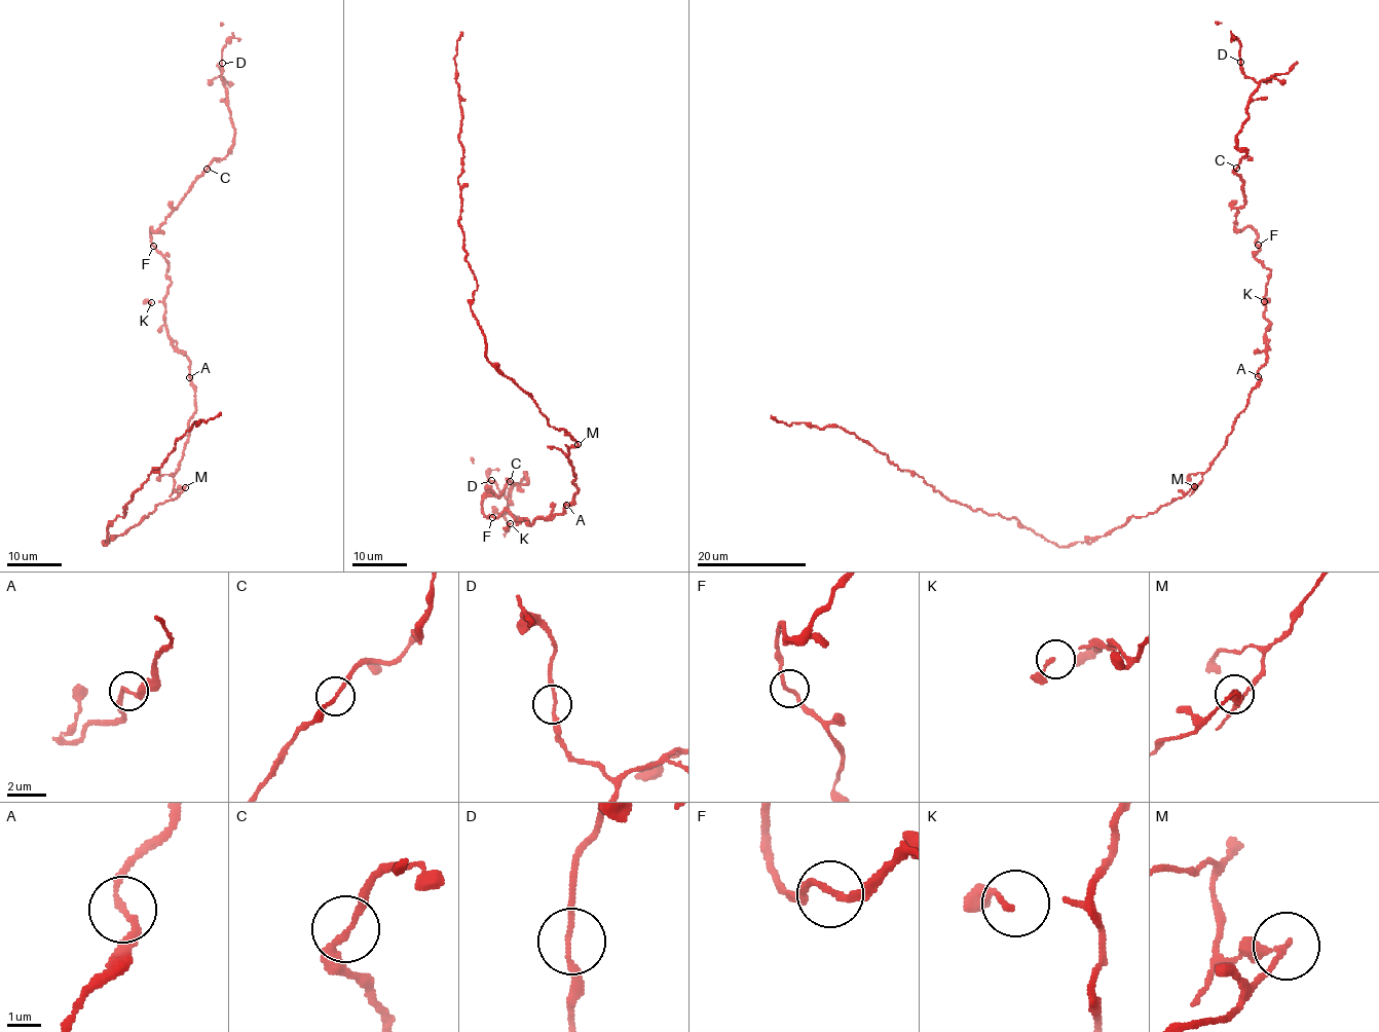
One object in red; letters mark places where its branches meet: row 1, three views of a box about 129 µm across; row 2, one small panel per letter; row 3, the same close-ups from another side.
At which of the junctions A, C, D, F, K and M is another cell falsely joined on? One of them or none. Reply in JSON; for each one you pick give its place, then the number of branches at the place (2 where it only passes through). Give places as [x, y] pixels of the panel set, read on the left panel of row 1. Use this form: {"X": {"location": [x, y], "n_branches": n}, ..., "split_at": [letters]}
{"M": {"location": [185, 487], "n_branches": 2}, "split_at": ["M"]}

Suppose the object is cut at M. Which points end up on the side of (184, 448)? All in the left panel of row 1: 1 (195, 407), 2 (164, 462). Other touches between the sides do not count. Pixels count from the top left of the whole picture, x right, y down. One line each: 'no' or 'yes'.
1: yes
2: no

